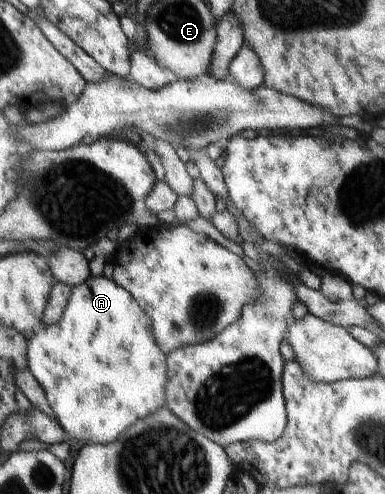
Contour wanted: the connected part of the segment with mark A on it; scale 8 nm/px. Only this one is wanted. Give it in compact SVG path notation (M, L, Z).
M91 274L84 283L72 287L70 299L68 299L64 313L62 313L62 317L60 317L58 323L41 325L34 332L26 336L27 369L42 387L50 409L54 413L54 418L68 435L69 440L74 438L78 439L78 441L88 441L88 443L112 443L112 441L119 439L120 435L128 427L136 423L136 421L152 415L158 407L165 406L164 383L166 383L166 355L156 345L156 339L154 339L151 328L152 323L150 323L148 315L144 315L144 311L140 309L136 301L132 298L132 295L126 289L119 287L112 279L108 279L104 275L102 277L93 277Z

